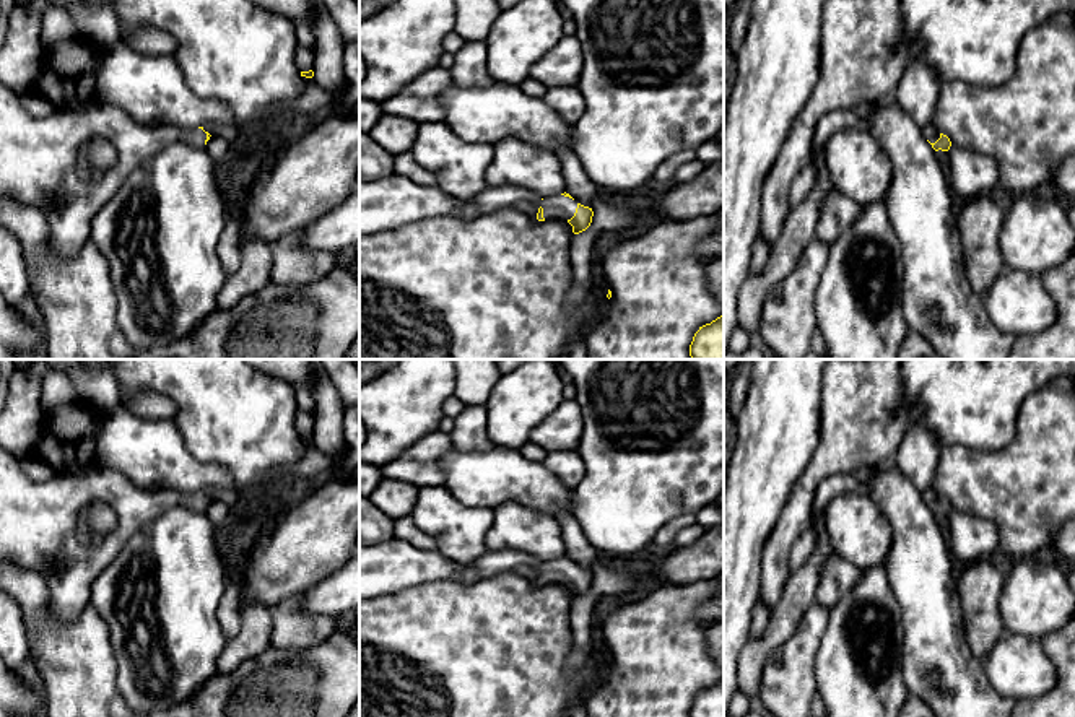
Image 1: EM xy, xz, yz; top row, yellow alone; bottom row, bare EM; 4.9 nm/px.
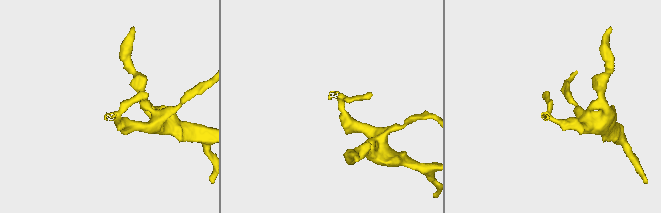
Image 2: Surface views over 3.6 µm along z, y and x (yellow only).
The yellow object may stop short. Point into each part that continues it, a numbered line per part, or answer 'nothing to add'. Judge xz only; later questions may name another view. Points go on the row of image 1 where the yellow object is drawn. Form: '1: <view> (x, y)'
1: xz (391, 202)

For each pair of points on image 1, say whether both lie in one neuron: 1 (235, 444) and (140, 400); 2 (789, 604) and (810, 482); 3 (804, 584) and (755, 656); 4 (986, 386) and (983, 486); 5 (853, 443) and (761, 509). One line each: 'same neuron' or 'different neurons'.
1: different neurons
2: different neurons
3: same neuron
4: different neurons
5: different neurons

